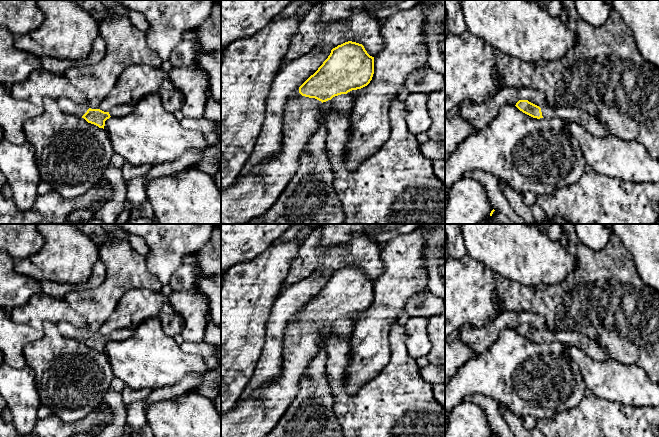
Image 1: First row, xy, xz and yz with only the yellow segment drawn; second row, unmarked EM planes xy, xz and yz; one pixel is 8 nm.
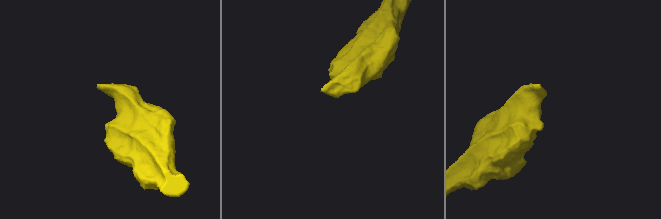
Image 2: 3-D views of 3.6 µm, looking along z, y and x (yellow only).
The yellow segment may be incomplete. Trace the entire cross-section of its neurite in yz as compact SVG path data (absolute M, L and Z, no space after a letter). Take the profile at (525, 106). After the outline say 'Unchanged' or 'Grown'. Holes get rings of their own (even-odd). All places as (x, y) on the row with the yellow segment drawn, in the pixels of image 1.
M519 100L515 105L523 113L533 118L552 119L558 117L566 121L580 122L584 121L585 129L593 136L607 136L609 135L603 123L598 121L595 117L587 111L575 107L567 106L549 106L543 105L541 107L529 102L528 100Z. Grown

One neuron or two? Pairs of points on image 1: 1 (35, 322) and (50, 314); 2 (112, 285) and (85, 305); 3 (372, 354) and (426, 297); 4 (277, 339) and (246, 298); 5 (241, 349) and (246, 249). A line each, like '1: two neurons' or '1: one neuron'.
1: one neuron
2: one neuron
3: two neurons
4: two neurons
5: two neurons

